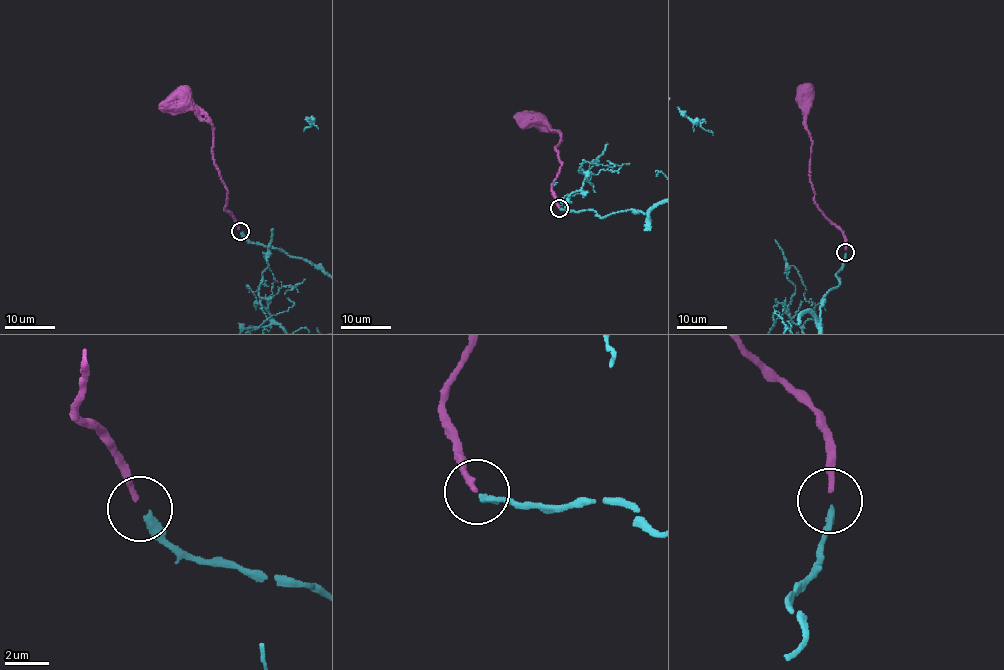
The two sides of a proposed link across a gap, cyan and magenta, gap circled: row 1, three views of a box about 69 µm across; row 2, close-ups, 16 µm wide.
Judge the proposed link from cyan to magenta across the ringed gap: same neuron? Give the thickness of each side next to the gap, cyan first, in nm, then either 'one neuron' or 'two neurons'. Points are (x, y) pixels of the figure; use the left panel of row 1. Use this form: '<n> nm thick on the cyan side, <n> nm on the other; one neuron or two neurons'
360 nm thick on the cyan side, 240 nm on the other; one neuron

